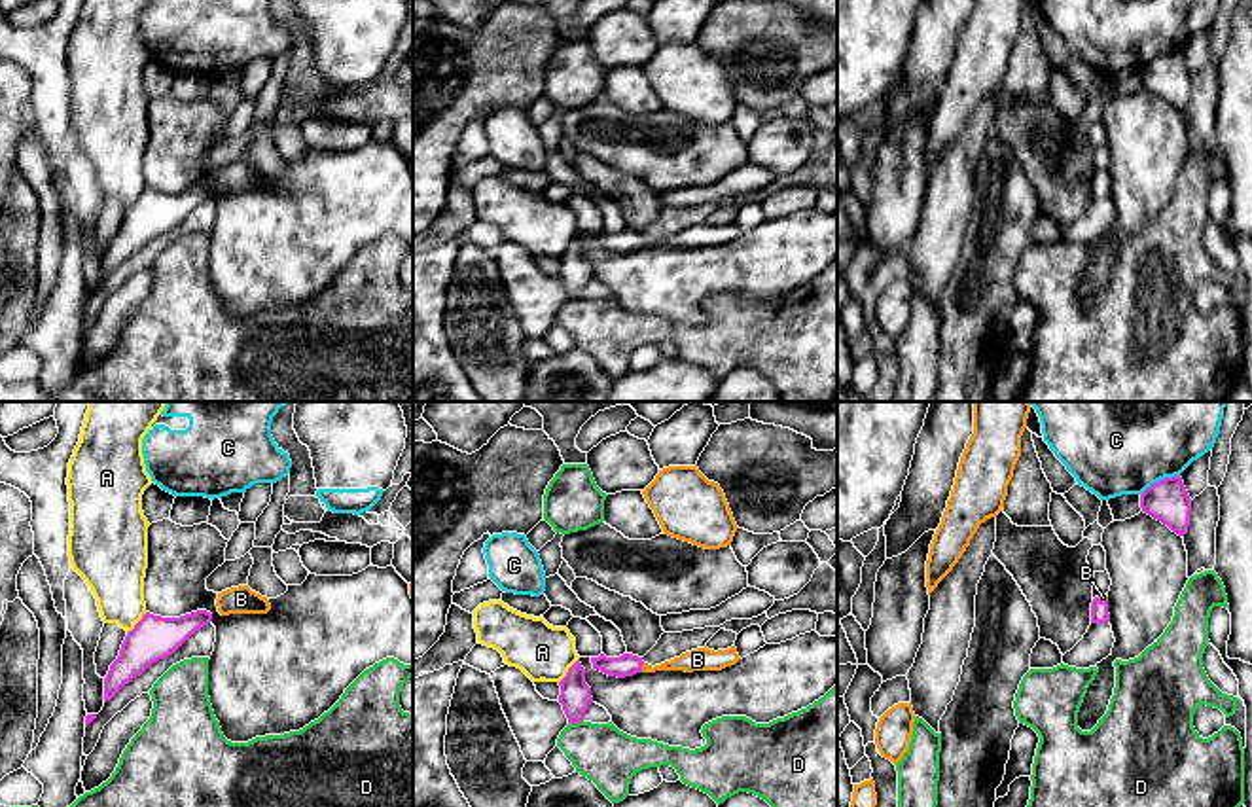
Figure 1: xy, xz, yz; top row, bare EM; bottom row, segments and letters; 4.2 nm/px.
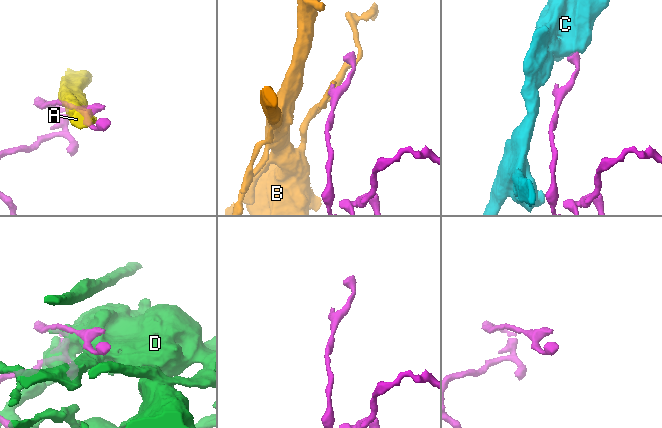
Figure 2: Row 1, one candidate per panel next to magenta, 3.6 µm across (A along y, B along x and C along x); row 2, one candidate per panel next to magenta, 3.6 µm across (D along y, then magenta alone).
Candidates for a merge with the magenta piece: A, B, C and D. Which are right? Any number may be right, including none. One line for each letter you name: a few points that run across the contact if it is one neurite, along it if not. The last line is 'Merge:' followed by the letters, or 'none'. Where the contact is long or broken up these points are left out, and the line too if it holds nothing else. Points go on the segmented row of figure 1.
B: Line: xz (626, 665), (641, 667), (663, 667), (697, 660)
Merge: B

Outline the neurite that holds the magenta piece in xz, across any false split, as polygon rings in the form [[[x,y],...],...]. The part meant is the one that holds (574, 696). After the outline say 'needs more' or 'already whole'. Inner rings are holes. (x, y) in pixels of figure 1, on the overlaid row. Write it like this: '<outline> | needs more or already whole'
[[[580,659],[568,669],[559,686],[559,703],[563,705],[568,724],[583,722],[583,712],[593,703],[593,697],[591,688],[585,684],[585,669]]] | already whole

